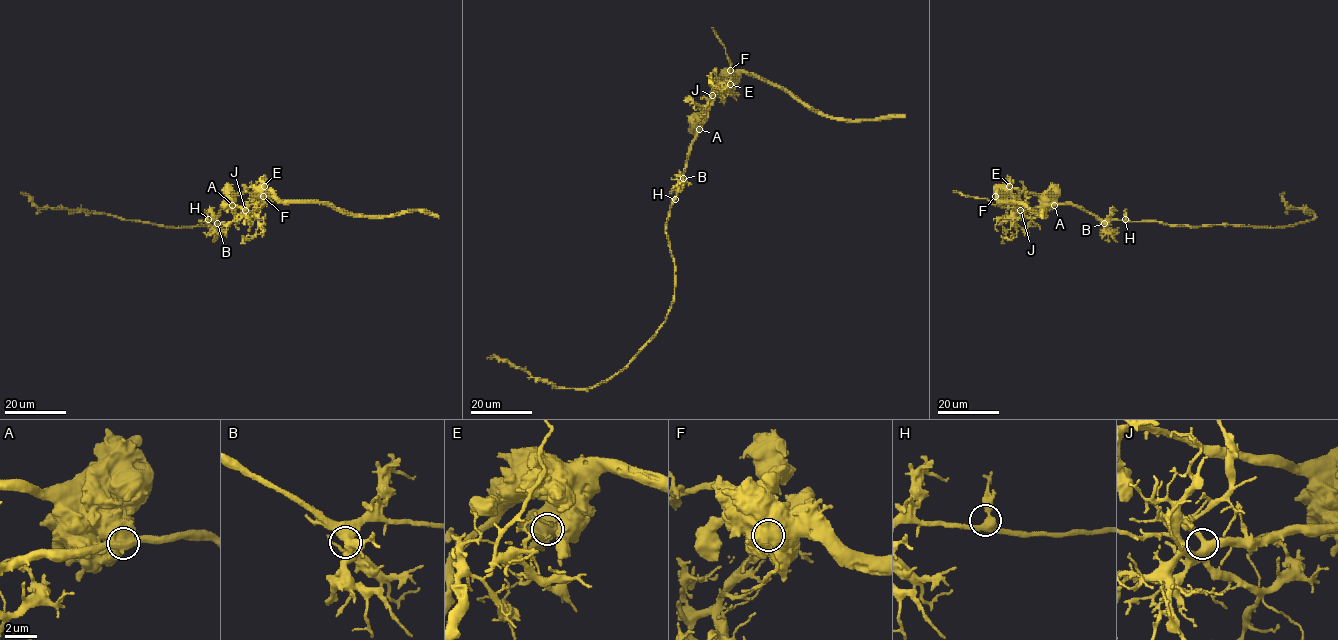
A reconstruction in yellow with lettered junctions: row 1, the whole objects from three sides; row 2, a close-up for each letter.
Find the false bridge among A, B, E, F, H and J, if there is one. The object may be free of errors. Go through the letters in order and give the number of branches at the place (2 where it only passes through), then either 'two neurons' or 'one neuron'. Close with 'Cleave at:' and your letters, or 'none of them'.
A: branches 3; two neurons
B: branches 3; one neuron
E: branches 2; one neuron
F: branches 3; one neuron
H: branches 3; one neuron
J: branches 3; one neuron
Cleave at: A

